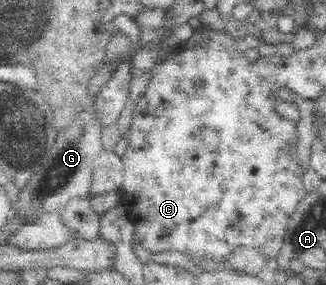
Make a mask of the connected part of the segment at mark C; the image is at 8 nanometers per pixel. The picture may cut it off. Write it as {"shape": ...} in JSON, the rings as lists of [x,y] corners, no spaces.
{"shape":[[[213,30],[211,47],[207,49],[207,53],[205,53],[205,49],[203,49],[203,53],[199,53],[199,47],[189,49],[187,44],[184,43],[179,52],[156,67],[152,81],[147,85],[146,91],[145,95],[141,94],[139,103],[133,103],[133,105],[137,105],[135,109],[141,109],[141,111],[135,111],[133,119],[129,119],[129,114],[127,114],[123,127],[123,131],[129,140],[127,149],[122,156],[124,183],[120,190],[123,196],[122,205],[134,226],[131,245],[137,243],[137,245],[141,245],[151,252],[179,251],[179,253],[188,255],[189,258],[206,265],[223,264],[225,260],[223,257],[227,257],[227,253],[238,246],[257,249],[267,259],[275,258],[279,253],[279,247],[283,242],[290,218],[300,200],[307,193],[303,183],[305,168],[298,164],[300,156],[296,153],[293,157],[286,157],[285,154],[280,153],[279,145],[287,143],[293,135],[297,134],[293,130],[295,123],[281,117],[273,110],[271,100],[269,100],[272,96],[269,83],[259,77],[259,74],[255,71],[255,63],[245,58],[242,46],[237,44],[226,31],[220,32],[219,30]]]}

